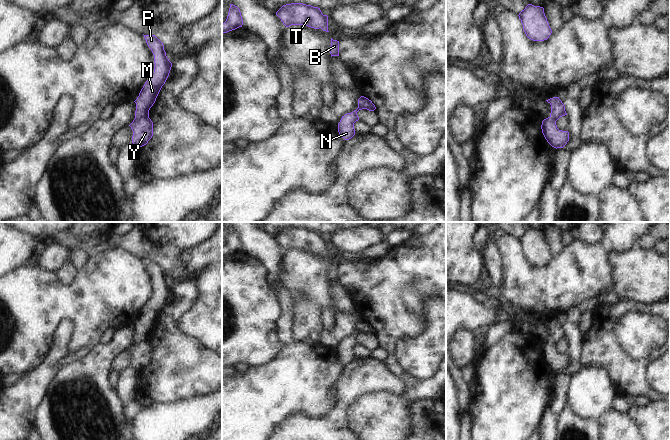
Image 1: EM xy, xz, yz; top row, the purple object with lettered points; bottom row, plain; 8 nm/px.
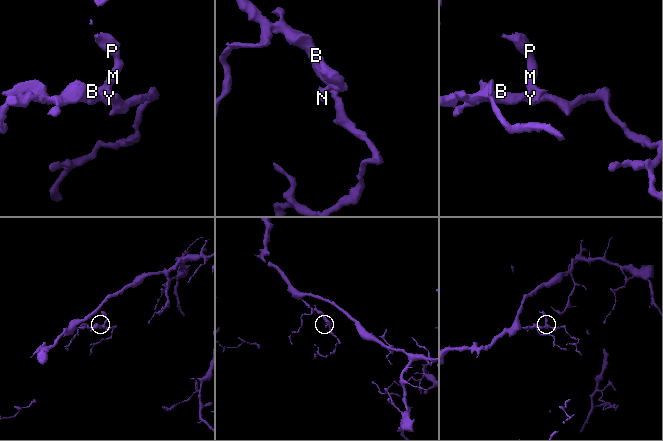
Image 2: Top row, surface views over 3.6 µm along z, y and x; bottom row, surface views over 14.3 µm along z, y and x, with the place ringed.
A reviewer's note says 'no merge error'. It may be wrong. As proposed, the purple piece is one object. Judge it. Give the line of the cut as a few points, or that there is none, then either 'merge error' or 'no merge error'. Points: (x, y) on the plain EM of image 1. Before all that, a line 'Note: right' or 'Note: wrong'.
Note: wrong
cut xy (148, 340), (135, 342); merge error

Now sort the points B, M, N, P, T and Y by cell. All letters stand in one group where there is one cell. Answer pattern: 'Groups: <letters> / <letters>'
Groups: B T Y / M N P.

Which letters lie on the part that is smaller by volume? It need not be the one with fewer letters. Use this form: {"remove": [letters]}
{"remove": ["M", "N", "P"]}

